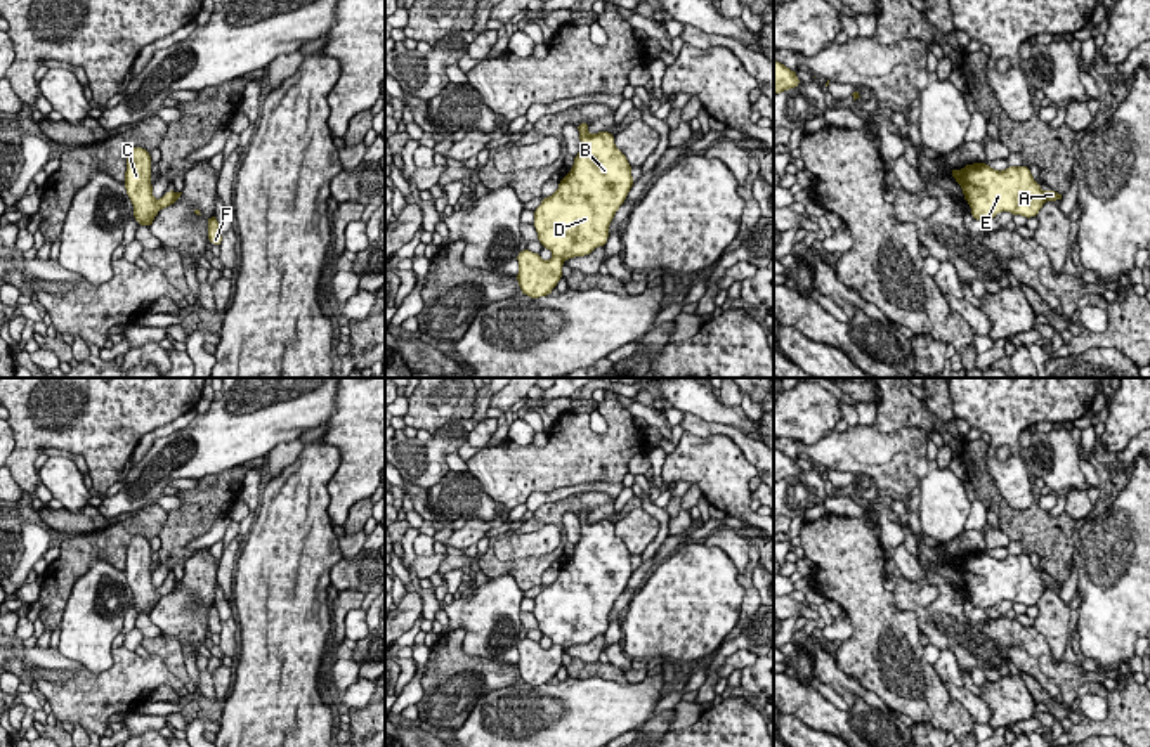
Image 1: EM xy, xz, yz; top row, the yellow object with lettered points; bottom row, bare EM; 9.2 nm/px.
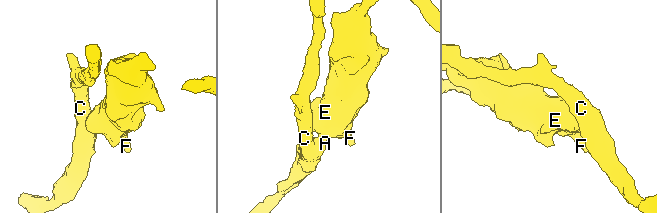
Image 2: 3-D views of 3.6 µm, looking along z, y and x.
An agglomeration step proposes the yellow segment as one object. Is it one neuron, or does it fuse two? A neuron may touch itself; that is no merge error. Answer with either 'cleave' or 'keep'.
cleave

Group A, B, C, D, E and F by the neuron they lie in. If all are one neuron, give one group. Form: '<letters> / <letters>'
A C / B D E F

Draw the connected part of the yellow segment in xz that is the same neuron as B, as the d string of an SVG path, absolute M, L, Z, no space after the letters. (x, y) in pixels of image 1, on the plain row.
M586 510L578 518L581 539L574 555L559 570L557 581L543 586L533 612L543 636L562 648L605 634L614 601L635 570L631 553L611 520L590 523Z

